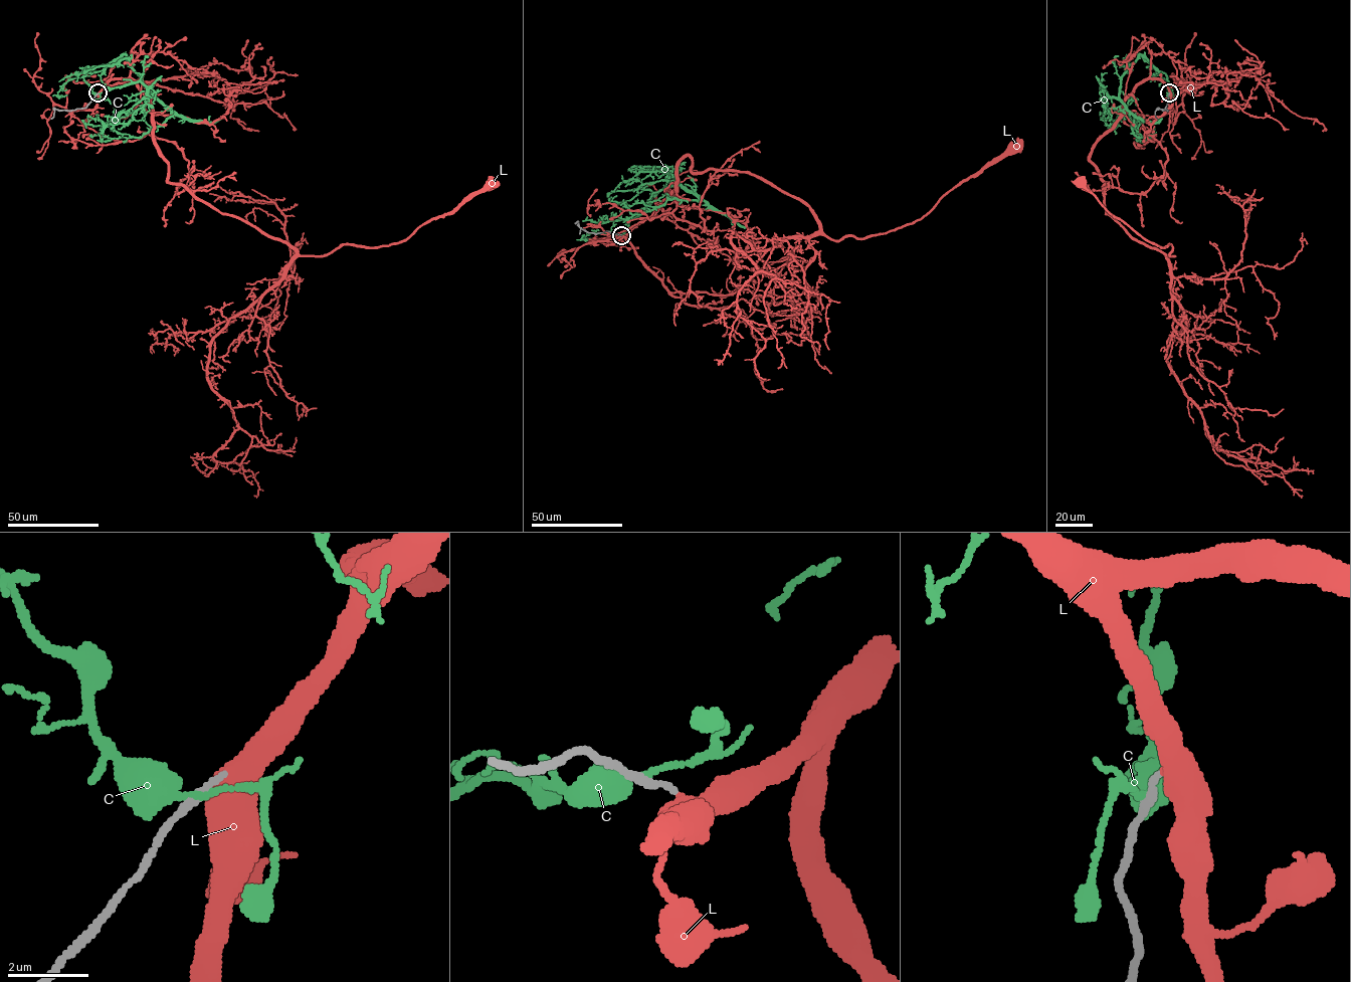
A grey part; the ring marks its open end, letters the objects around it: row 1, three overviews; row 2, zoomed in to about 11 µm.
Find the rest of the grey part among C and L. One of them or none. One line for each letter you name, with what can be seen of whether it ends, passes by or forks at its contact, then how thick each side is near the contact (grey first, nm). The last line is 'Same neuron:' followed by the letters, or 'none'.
L: it passes by; 180 nm thick on the grey side, 500 nm on the other
Same neuron: L

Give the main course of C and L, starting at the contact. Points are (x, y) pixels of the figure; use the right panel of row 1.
C: (1168, 93), (1164, 73), (1139, 54), (1121, 77), (1119, 94), (1140, 137), (1140, 124), (1129, 118)
L: (1169, 92), (1160, 79), (1140, 82), (1090, 159), (1106, 183), (1106, 212), (1174, 256), (1079, 183)

